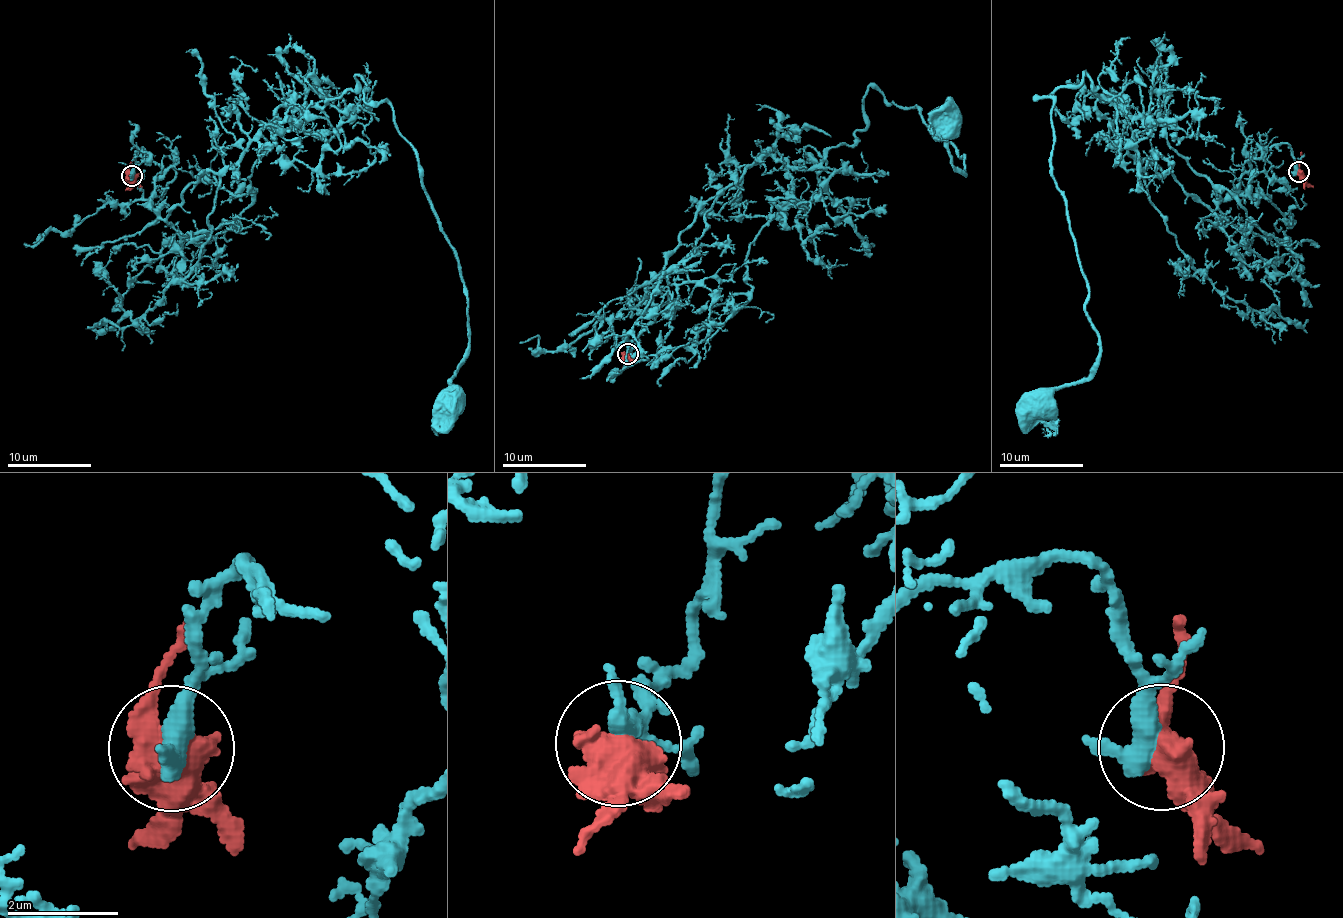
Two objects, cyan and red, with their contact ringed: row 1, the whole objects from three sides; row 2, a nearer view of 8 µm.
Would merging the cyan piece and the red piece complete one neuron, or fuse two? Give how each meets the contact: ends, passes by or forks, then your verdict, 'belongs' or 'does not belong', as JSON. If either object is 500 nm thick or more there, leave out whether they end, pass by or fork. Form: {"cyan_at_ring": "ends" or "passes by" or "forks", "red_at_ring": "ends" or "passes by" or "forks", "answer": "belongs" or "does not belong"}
{"answer": "belongs"}

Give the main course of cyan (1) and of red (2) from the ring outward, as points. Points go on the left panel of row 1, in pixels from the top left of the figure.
1: (131, 174), (141, 148), (161, 217), (273, 113), (355, 76), (392, 109), (462, 274), (453, 399)
2: (131, 176), (129, 165), (137, 155)

